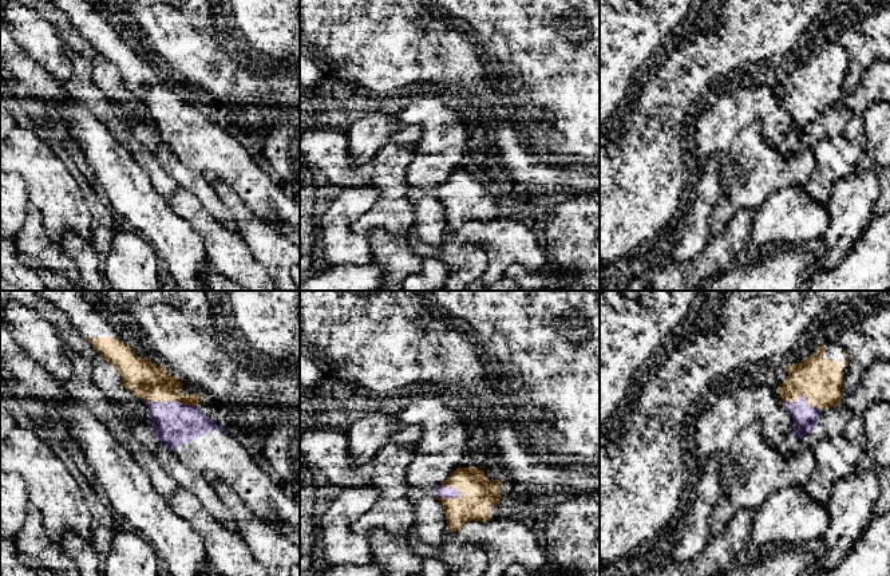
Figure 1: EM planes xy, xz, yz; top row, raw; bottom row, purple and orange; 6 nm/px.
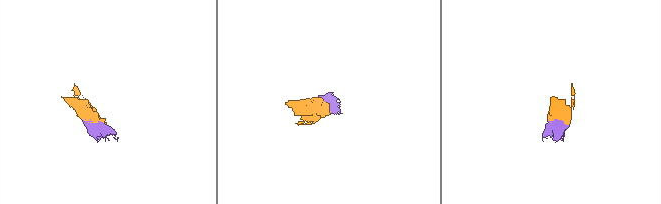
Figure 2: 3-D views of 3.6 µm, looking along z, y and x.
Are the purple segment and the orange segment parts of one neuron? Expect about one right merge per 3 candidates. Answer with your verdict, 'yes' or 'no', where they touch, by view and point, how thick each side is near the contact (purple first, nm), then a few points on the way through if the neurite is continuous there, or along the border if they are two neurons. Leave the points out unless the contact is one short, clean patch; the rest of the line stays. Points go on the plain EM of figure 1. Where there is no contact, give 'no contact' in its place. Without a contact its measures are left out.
yes; meets purple in xy at (169, 102); 260 nm thick on the purple side, 220 nm on the other

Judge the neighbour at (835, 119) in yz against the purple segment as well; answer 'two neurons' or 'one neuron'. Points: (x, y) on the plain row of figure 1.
two neurons

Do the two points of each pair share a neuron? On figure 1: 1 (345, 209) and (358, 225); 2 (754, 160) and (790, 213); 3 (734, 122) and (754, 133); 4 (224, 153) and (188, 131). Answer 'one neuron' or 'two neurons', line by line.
1: two neurons
2: two neurons
3: two neurons
4: one neuron

